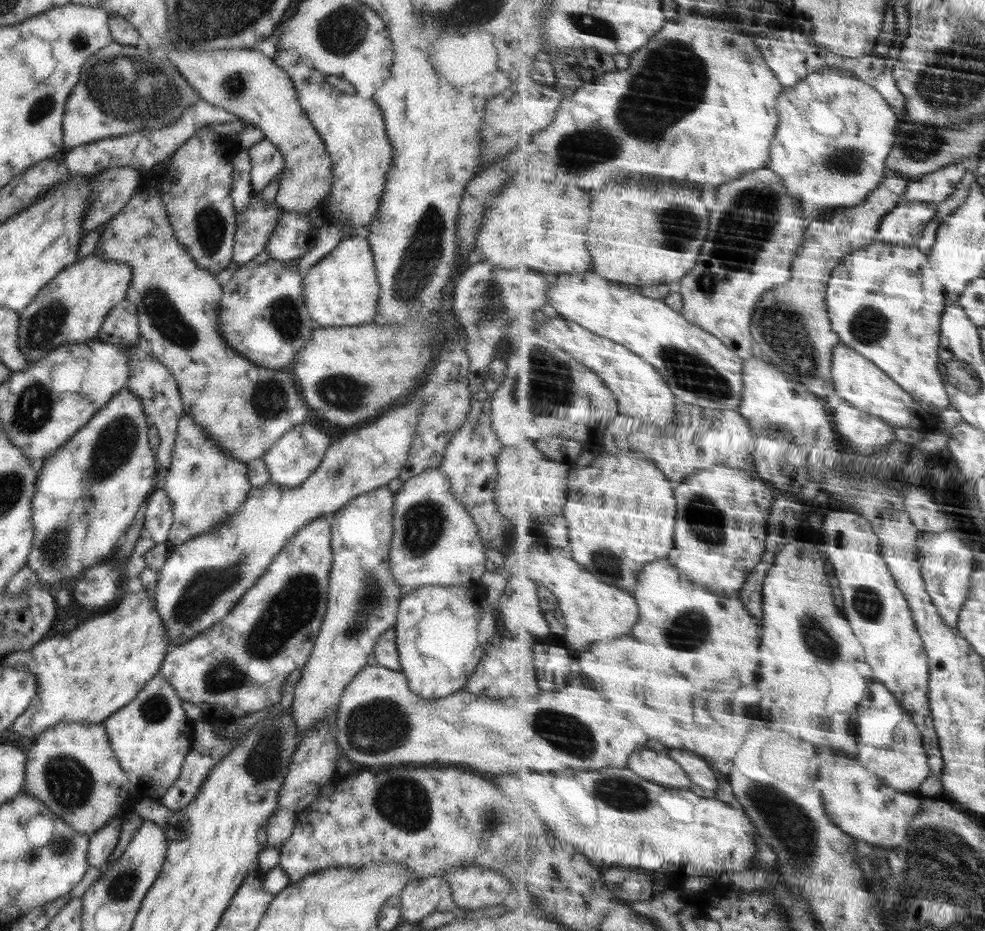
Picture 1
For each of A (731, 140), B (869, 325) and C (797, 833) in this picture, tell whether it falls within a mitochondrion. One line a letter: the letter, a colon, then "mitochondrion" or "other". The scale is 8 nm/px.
A: other
B: mitochondrion
C: mitochondrion

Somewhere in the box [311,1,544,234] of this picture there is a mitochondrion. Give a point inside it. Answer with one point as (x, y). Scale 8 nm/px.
(341, 32)

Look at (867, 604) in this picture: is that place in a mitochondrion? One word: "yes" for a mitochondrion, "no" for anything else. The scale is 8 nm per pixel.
yes

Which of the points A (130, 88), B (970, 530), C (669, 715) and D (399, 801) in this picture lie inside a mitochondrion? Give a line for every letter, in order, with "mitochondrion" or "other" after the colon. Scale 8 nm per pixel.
A: mitochondrion
B: other
C: other
D: mitochondrion

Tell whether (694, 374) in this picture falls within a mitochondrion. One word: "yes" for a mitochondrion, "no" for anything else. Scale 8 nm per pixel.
yes

